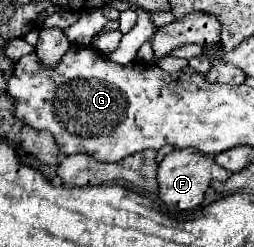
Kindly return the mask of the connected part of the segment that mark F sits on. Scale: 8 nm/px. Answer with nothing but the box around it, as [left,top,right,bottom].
[158,150,228,210]

